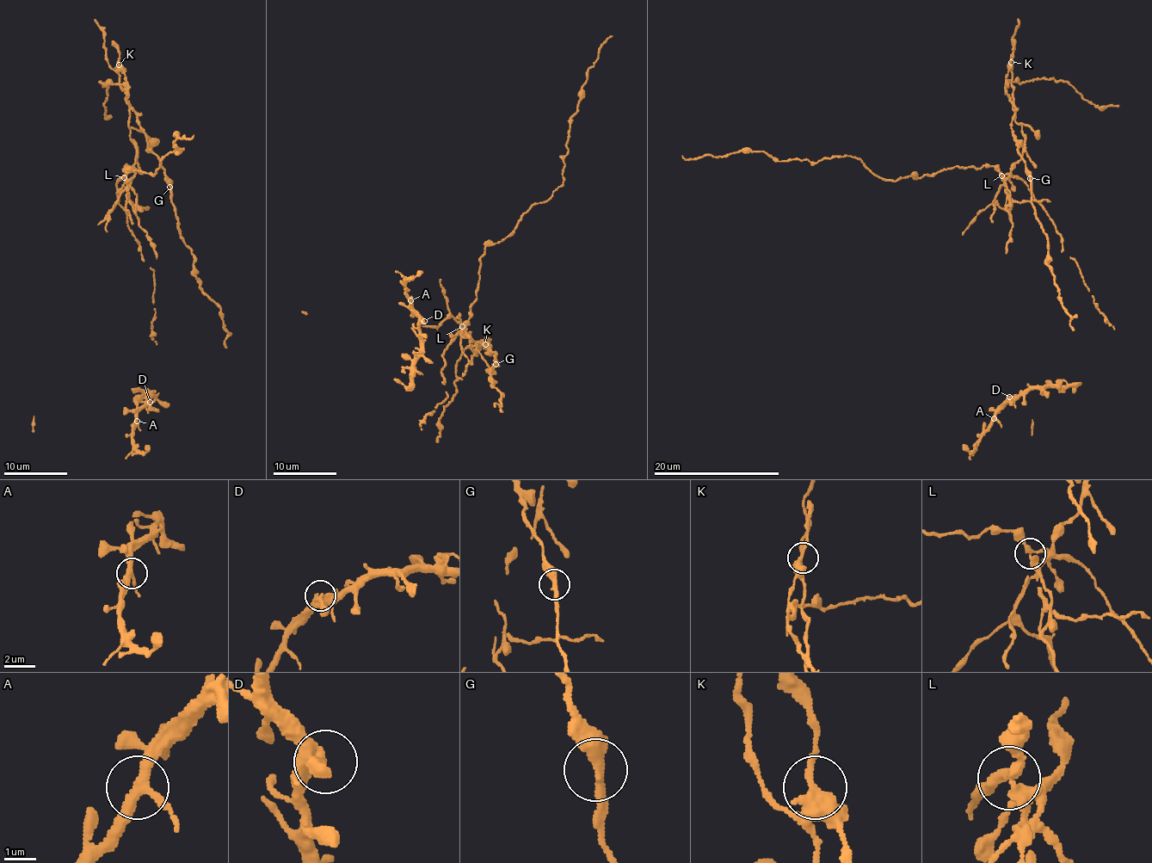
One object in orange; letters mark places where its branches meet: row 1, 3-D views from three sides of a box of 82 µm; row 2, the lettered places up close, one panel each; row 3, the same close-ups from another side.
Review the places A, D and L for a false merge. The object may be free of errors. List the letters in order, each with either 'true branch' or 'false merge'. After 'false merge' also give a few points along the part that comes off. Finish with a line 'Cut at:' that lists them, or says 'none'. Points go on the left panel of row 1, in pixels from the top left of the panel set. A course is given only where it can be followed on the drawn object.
A: true branch
D: true branch
L: false merge; course (125, 176), (130, 181), (135, 155), (131, 108), (165, 171), (196, 281), (221, 309), (226, 348)
Cut at: L

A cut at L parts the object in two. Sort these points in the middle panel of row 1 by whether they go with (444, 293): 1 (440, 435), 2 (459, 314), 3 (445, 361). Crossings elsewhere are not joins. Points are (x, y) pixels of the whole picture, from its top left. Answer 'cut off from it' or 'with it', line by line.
1: with it
2: with it
3: cut off from it

